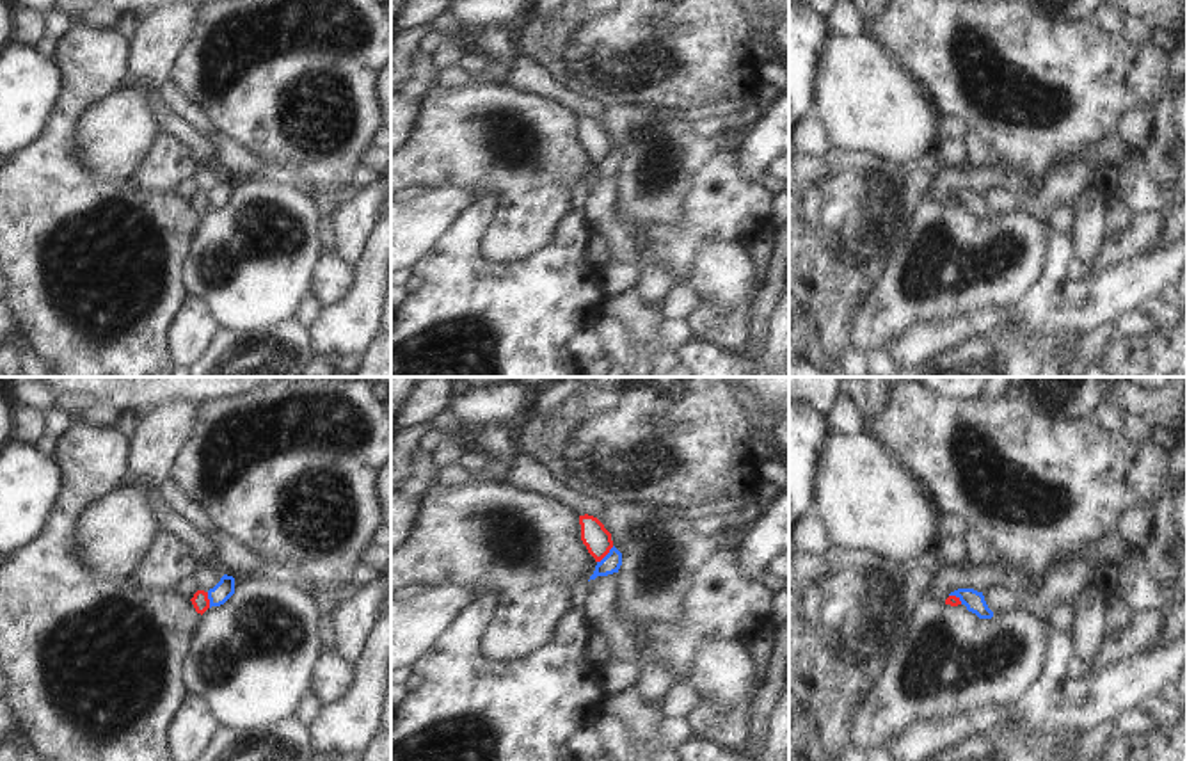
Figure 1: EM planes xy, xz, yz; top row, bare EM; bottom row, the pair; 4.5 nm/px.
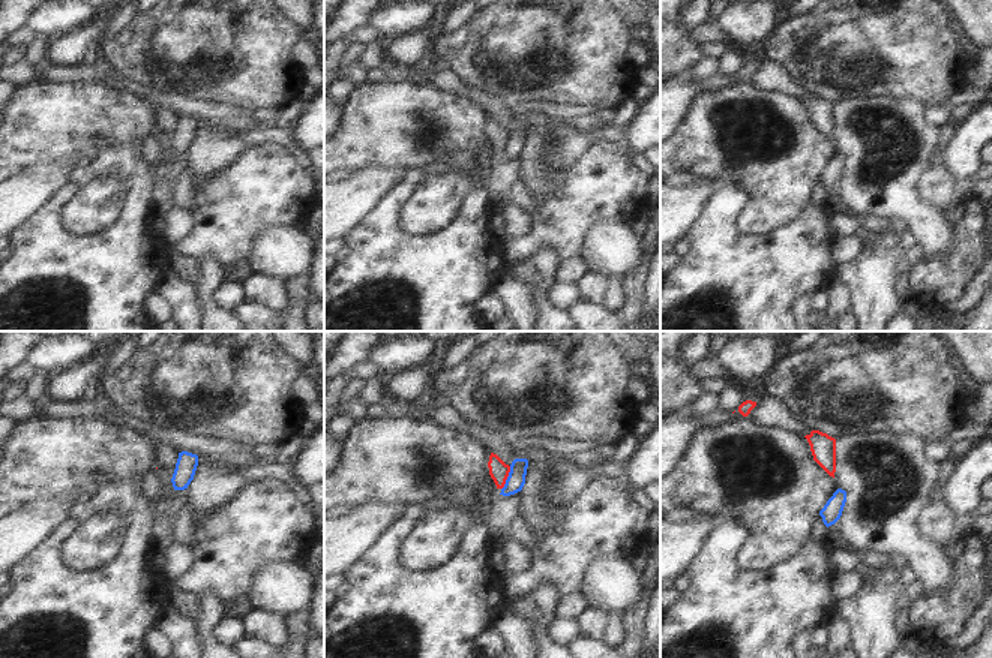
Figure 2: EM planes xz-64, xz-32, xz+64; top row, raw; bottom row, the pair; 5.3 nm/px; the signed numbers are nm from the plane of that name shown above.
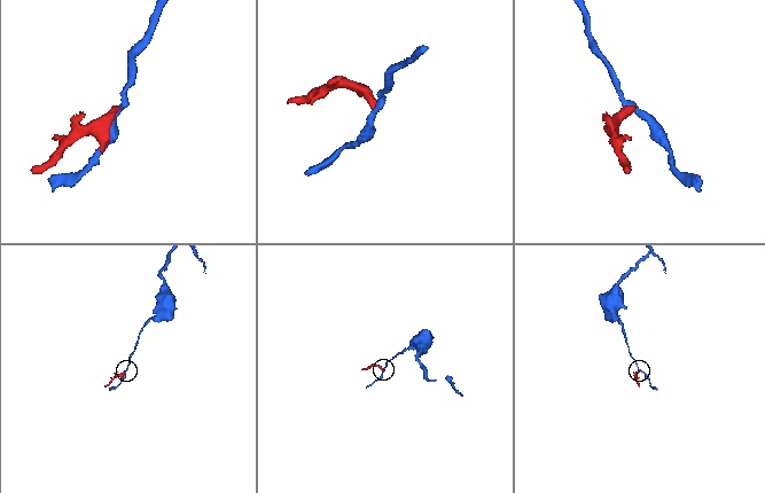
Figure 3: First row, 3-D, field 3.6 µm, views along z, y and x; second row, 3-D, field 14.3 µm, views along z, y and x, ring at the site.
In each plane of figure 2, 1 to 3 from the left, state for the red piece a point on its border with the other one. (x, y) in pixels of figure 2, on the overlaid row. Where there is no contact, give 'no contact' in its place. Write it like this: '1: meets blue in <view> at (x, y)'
1: no contact
2: meets blue in xz-32 at (508, 478)
3: no contact

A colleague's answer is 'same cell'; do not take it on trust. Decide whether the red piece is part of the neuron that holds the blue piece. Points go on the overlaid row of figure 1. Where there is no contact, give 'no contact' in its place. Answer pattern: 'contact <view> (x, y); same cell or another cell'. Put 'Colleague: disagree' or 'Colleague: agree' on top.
Colleague: disagree
contact xz (606, 555); another cell

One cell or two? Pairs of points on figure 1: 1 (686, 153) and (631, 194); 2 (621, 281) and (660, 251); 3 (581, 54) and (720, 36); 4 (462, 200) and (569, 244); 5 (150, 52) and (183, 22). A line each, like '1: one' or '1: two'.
1: one
2: one
3: one
4: two
5: one

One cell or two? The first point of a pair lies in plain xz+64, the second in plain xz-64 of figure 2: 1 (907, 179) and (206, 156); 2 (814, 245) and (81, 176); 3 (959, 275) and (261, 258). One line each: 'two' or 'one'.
1: one
2: one
3: two

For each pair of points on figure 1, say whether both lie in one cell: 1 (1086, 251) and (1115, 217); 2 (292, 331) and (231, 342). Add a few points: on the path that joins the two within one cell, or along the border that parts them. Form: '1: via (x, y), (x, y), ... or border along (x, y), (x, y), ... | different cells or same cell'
1: border along (1106, 203), (1109, 235) | different cells
2: via (278, 344), (246, 344) | same cell

